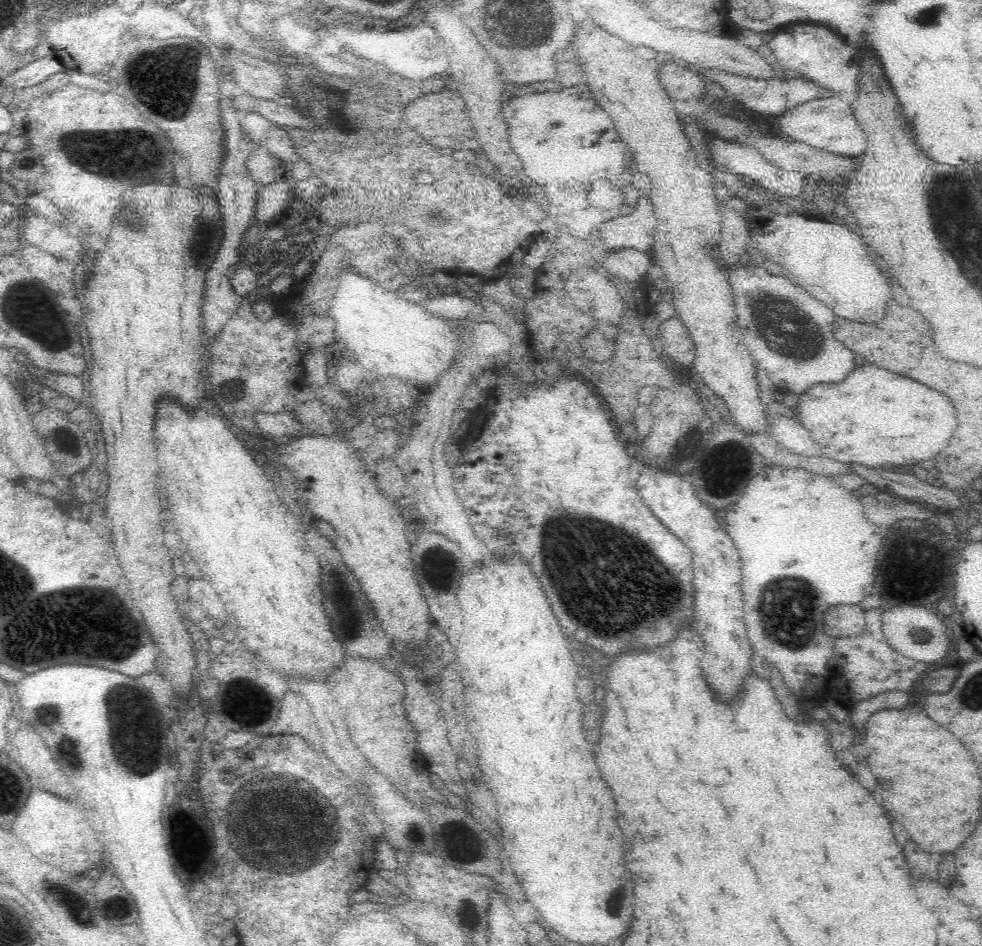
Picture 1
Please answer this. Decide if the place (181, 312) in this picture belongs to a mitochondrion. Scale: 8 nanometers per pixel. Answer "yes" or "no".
no

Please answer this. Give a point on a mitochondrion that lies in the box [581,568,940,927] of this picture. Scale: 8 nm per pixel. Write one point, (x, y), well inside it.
(783, 603)

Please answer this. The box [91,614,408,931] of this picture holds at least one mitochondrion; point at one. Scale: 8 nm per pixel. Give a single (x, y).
(304, 818)

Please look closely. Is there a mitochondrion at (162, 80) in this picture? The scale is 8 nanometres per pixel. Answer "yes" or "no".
yes

